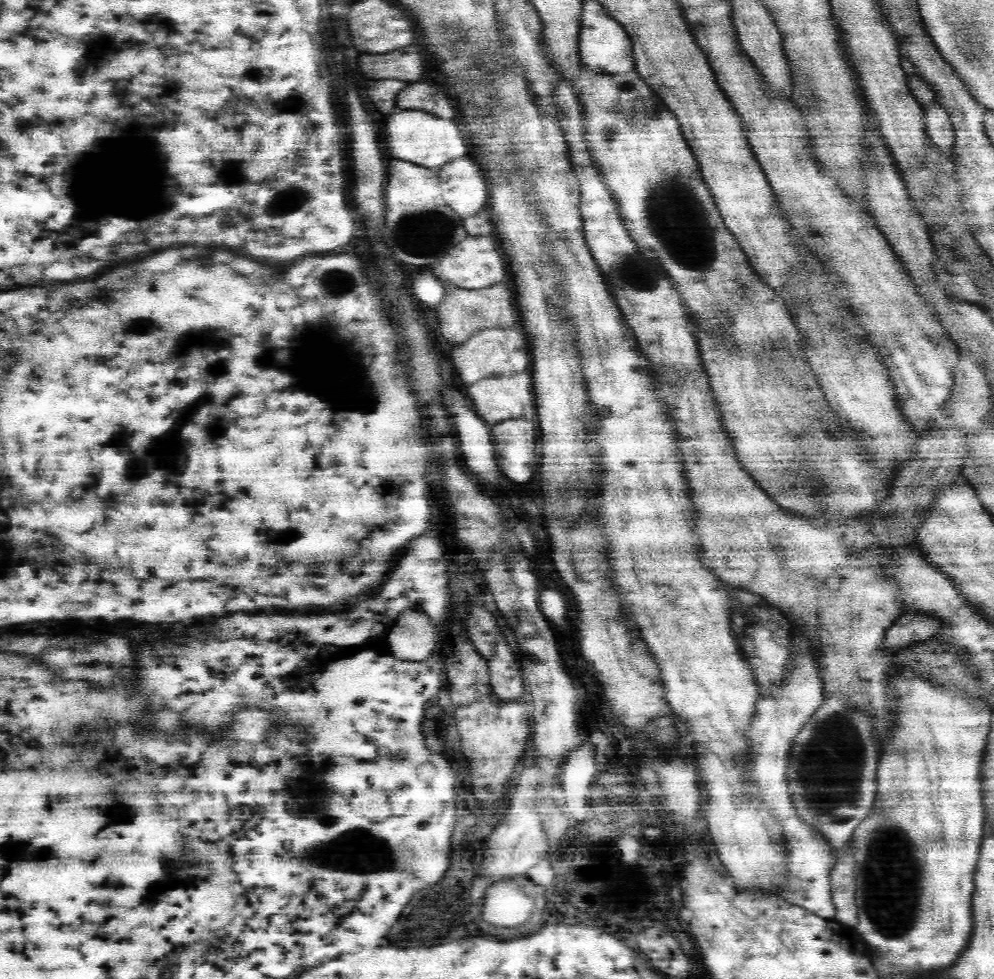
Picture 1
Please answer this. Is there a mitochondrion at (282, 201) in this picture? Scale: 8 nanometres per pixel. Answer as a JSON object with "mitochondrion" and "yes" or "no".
{"mitochondrion":"yes"}

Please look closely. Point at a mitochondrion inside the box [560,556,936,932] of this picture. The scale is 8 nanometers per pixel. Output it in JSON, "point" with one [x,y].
{"point":[838,727]}

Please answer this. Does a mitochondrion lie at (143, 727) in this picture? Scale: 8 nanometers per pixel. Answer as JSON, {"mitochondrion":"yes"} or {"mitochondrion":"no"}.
{"mitochondrion":"no"}

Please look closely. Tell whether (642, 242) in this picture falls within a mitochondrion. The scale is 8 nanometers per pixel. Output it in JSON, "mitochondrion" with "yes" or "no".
{"mitochondrion":"no"}

